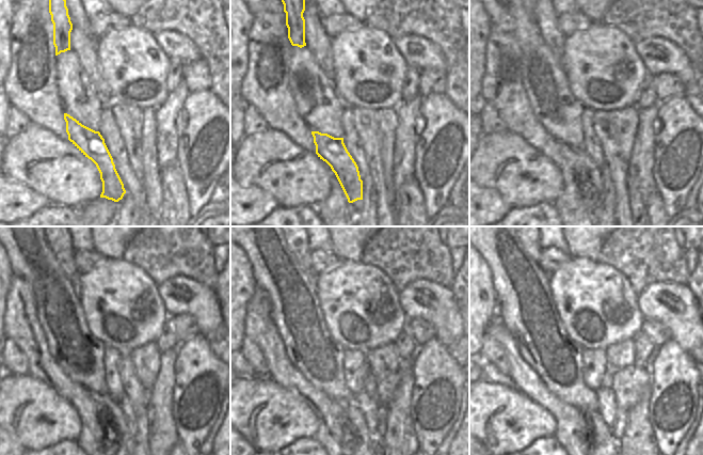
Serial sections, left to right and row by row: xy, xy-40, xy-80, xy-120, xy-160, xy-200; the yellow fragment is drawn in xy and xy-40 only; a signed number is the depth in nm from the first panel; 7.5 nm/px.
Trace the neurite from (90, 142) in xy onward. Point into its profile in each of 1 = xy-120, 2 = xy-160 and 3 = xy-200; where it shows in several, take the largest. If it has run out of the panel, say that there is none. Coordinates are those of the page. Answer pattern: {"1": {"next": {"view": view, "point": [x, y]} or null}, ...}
{"1": {"next": {"view": "xy-120", "point": [114, 427]}}, "2": {"next": {"view": "xy-160", "point": [364, 443]}}, "3": {"next": {"view": "xy-200", "point": [602, 443]}}}

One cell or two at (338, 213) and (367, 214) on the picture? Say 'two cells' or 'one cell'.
two cells

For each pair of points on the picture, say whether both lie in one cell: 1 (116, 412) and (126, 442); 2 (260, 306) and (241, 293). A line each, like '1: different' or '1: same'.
1: same
2: different

